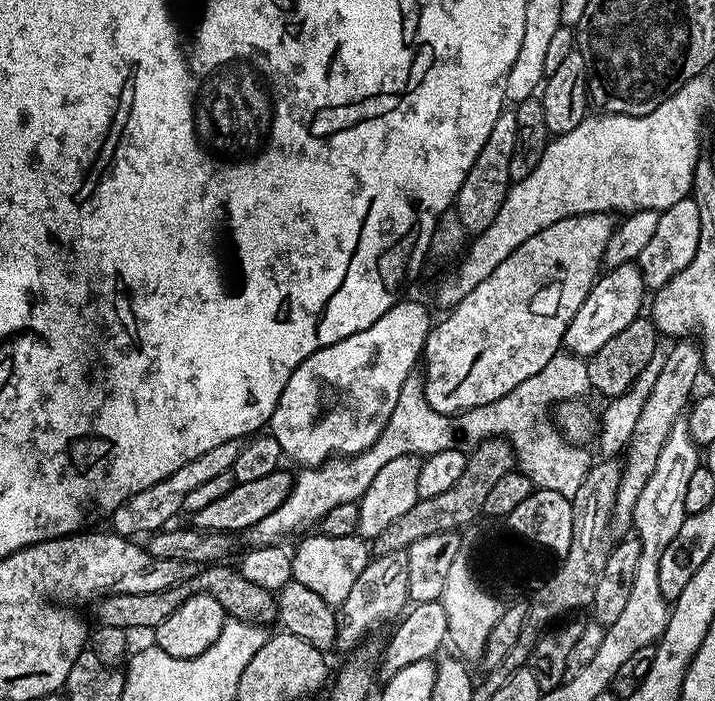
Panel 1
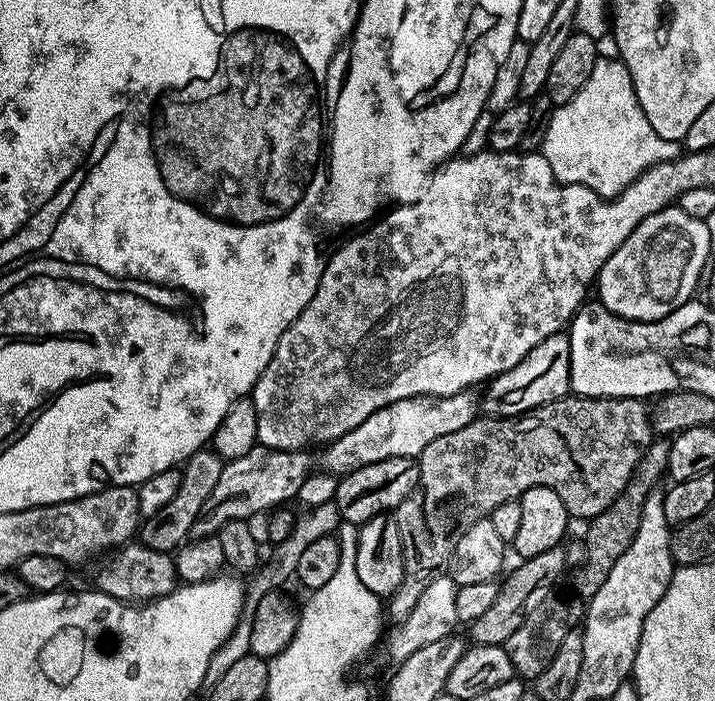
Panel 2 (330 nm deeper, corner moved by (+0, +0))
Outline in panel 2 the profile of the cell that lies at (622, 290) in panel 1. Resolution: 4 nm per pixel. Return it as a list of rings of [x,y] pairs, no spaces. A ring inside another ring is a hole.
[[[563,331],[556,332],[553,336],[548,336],[545,340],[540,340],[527,353],[521,355],[518,366],[506,370],[500,376],[493,376],[490,383],[483,389],[482,412],[488,418],[515,418],[531,413],[533,410],[541,408],[544,404],[549,404],[555,400],[563,400],[569,395],[570,389],[570,342]]]

